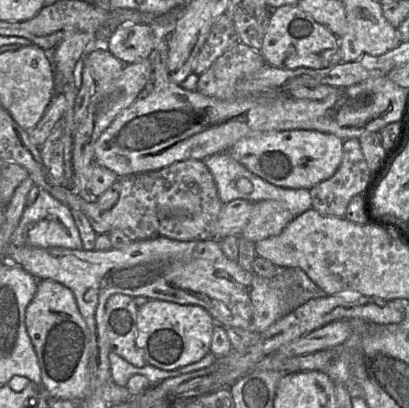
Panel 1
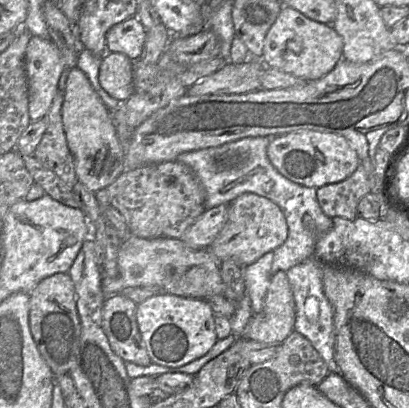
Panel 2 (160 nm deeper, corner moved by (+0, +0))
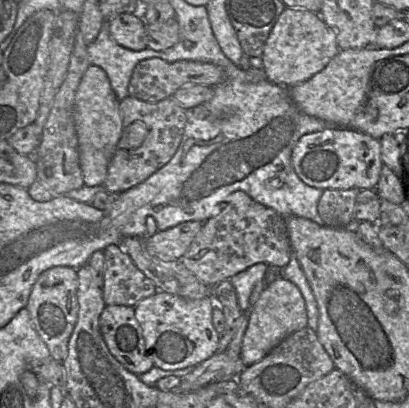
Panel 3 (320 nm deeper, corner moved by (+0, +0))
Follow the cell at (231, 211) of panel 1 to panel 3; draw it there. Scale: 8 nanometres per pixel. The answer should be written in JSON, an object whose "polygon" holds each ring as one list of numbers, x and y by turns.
{"polygon":[[187,221,147,238,148,252,163,260,180,260,203,226,203,221]]}

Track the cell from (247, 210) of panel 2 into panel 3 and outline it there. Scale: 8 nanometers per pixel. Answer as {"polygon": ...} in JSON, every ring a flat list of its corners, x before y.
{"polygon":[[243,191,233,192,226,207,203,223,195,239,180,259,202,283,214,288,224,280,257,263,284,268,292,256,285,219]]}

